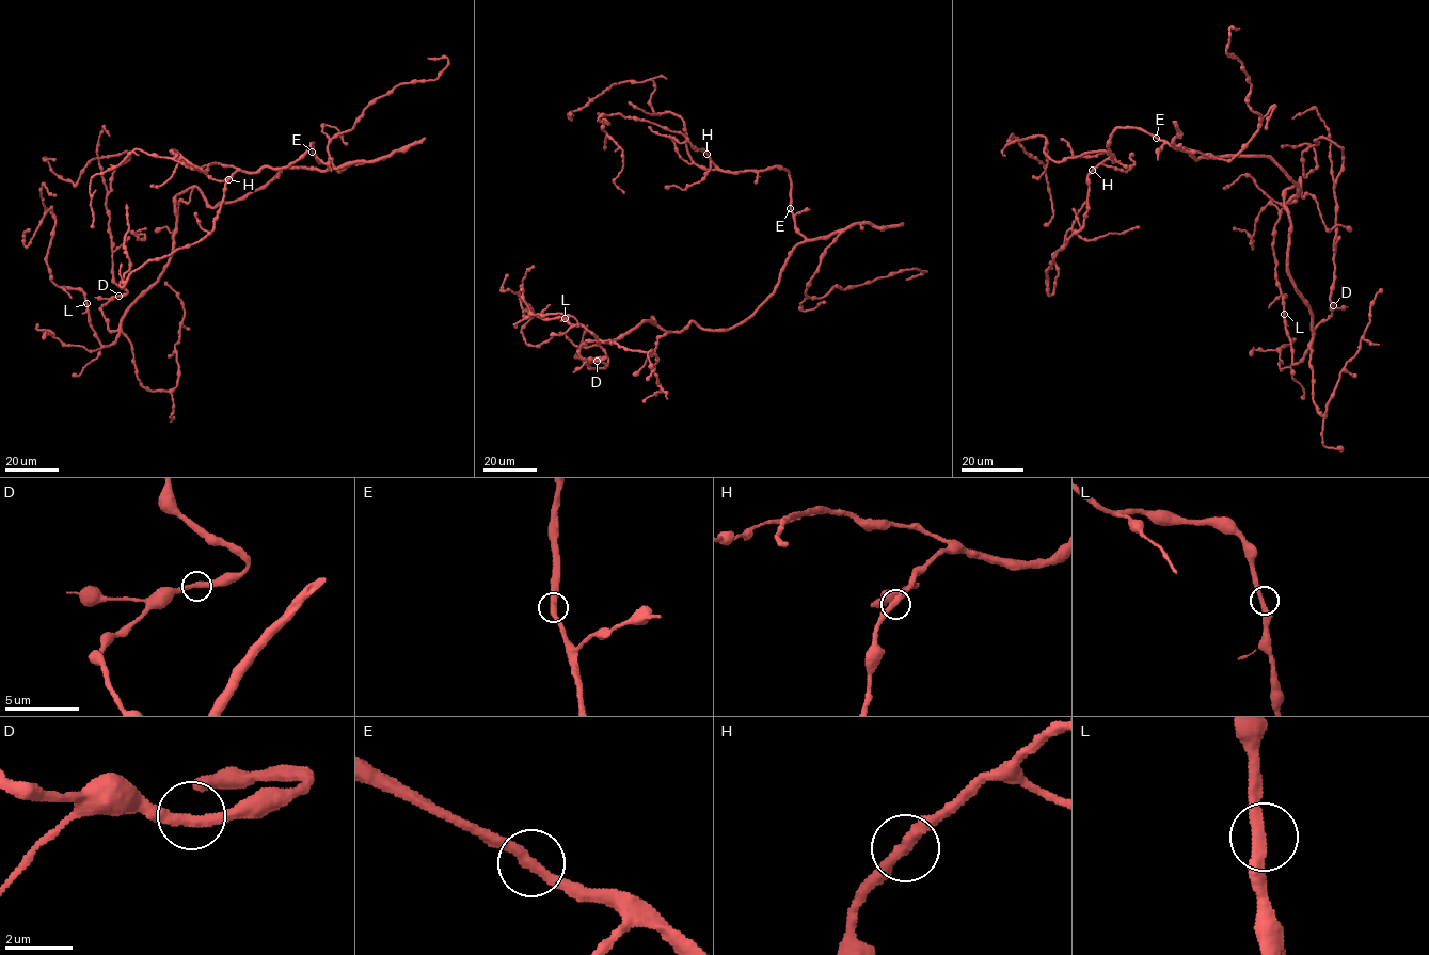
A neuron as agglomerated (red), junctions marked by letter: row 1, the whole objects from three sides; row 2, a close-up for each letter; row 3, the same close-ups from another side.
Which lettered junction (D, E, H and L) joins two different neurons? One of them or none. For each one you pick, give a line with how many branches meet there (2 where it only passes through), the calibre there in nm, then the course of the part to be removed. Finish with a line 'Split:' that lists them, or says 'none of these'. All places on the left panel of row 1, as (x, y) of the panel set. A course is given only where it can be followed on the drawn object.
Split: none of these

